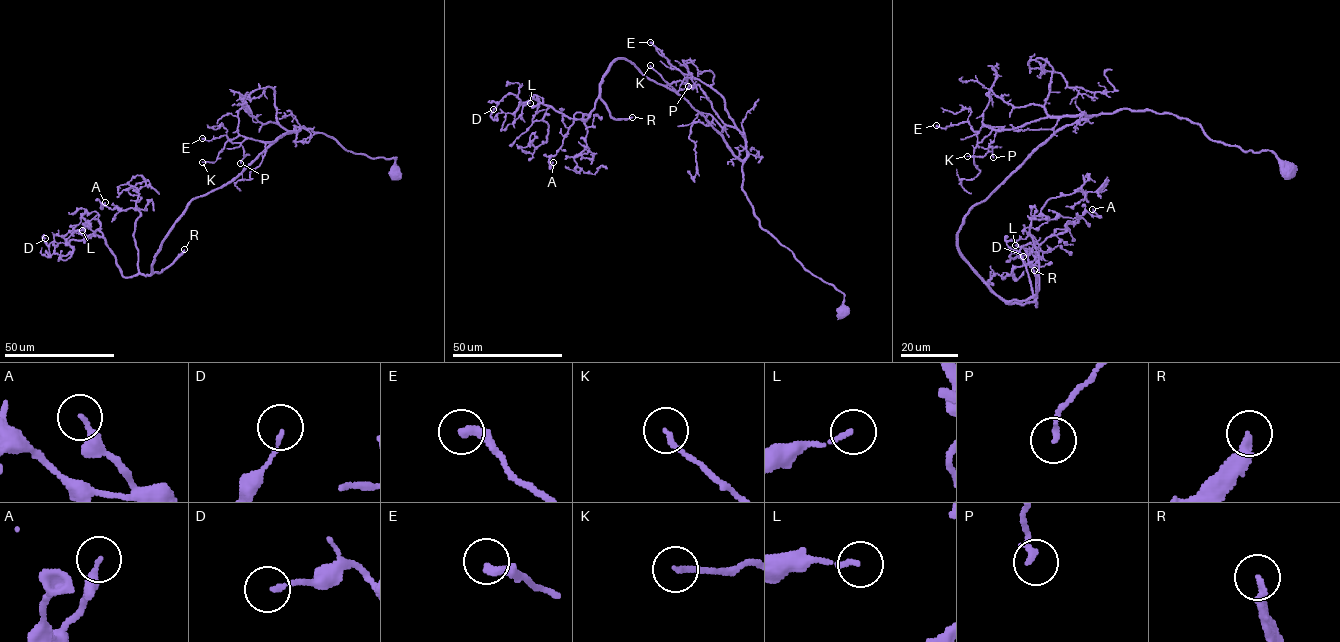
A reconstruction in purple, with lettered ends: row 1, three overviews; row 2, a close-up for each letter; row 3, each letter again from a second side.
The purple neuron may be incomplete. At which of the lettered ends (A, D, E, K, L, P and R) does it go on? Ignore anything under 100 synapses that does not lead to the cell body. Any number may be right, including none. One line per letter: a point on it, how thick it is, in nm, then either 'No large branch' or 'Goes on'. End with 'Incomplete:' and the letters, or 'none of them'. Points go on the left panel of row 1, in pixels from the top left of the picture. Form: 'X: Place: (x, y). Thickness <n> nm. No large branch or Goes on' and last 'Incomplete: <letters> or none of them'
A: Place: (105, 202). Thickness 200 nm. No large branch
D: Place: (45, 238). Thickness 130 nm. No large branch
E: Place: (202, 138). Thickness 300 nm. No large branch
K: Place: (202, 162). Thickness 170 nm. No large branch
L: Place: (82, 230). Thickness 150 nm. No large branch
P: Place: (240, 163). Thickness 180 nm. No large branch
R: Place: (184, 249). Thickness 280 nm. Goes on
Incomplete: R

